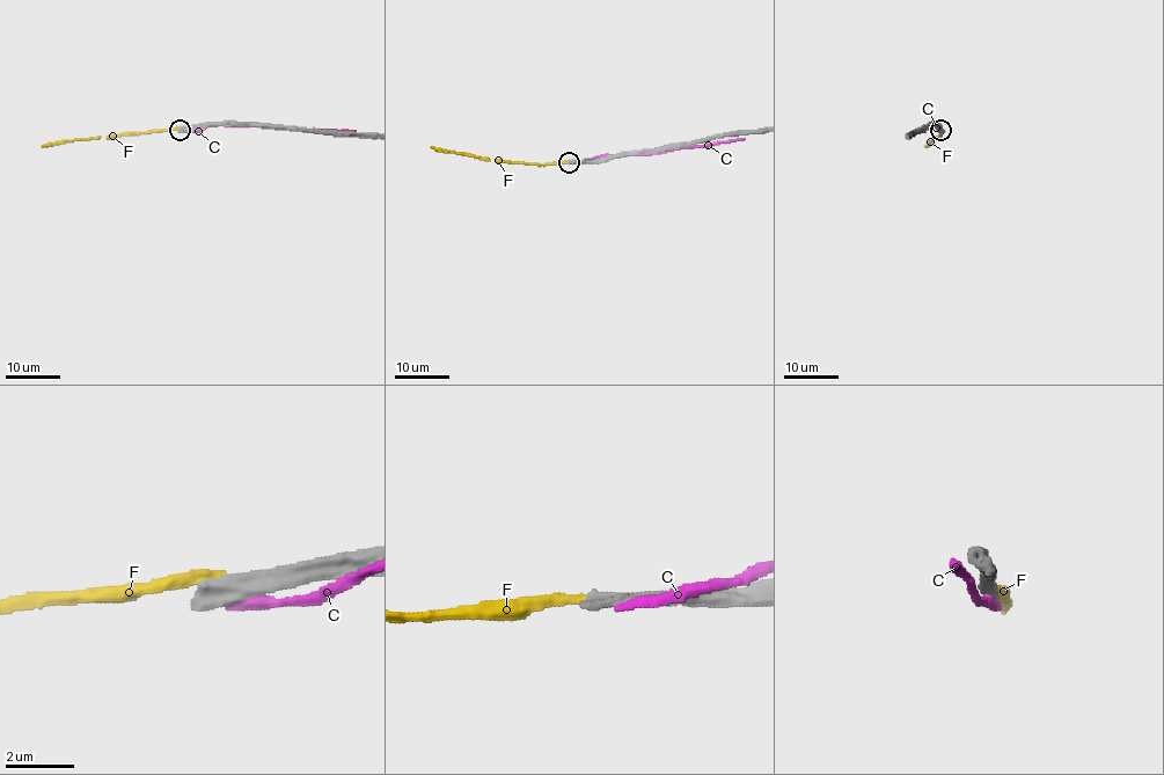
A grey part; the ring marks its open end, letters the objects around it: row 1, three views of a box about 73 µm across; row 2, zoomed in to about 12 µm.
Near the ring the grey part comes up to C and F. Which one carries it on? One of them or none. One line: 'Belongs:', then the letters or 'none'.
Belongs: none

